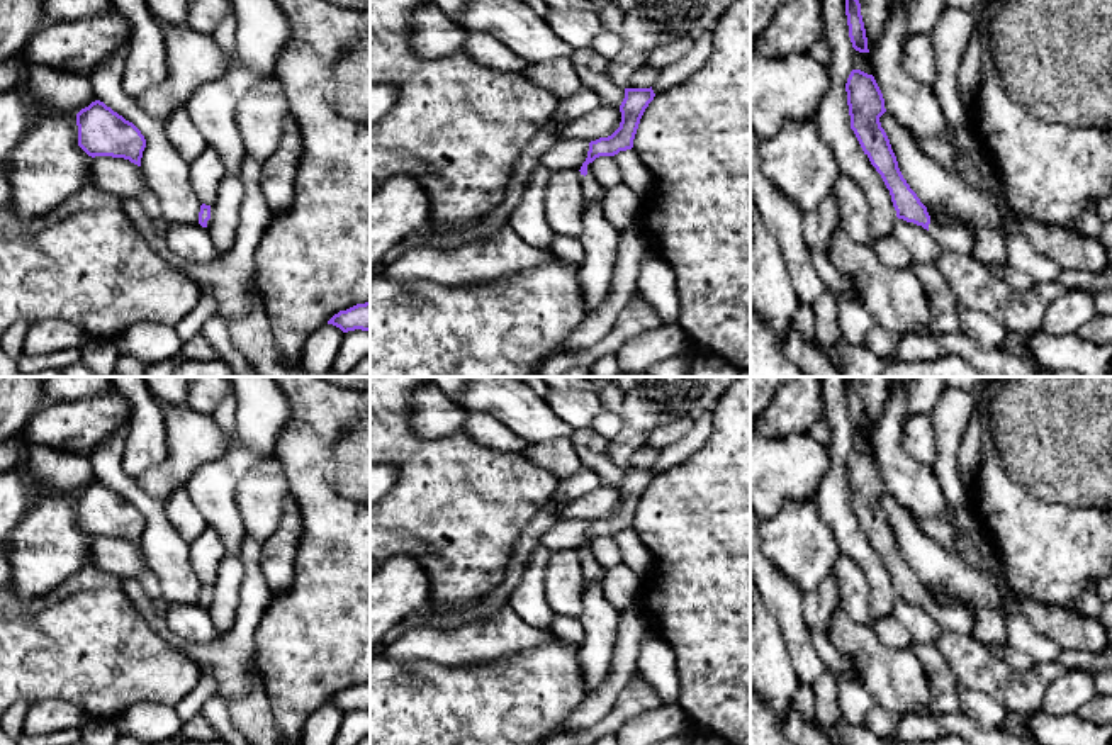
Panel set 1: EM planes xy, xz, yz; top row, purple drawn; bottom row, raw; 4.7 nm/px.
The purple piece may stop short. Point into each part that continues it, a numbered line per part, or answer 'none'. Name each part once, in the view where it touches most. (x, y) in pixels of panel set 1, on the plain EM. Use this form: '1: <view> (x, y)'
1: xz (593, 571)

